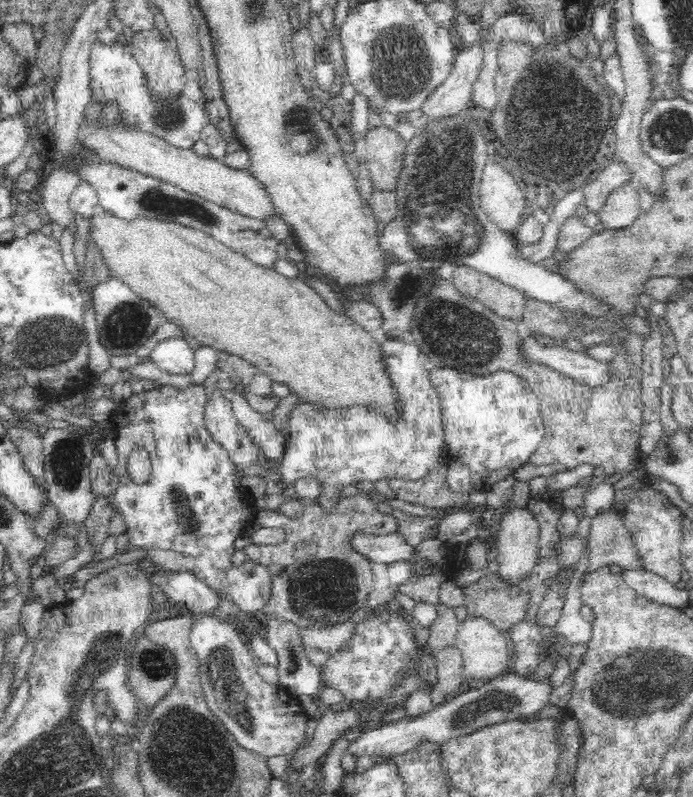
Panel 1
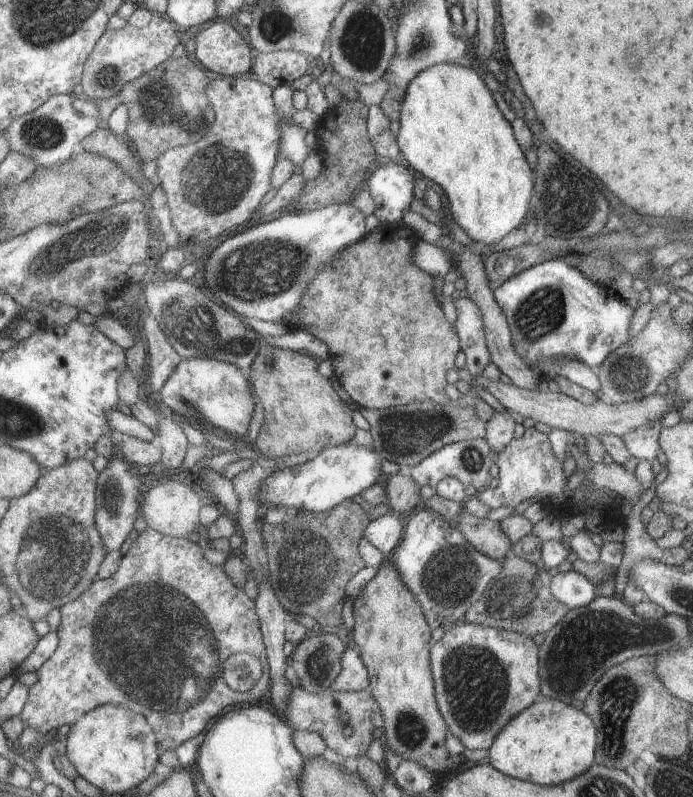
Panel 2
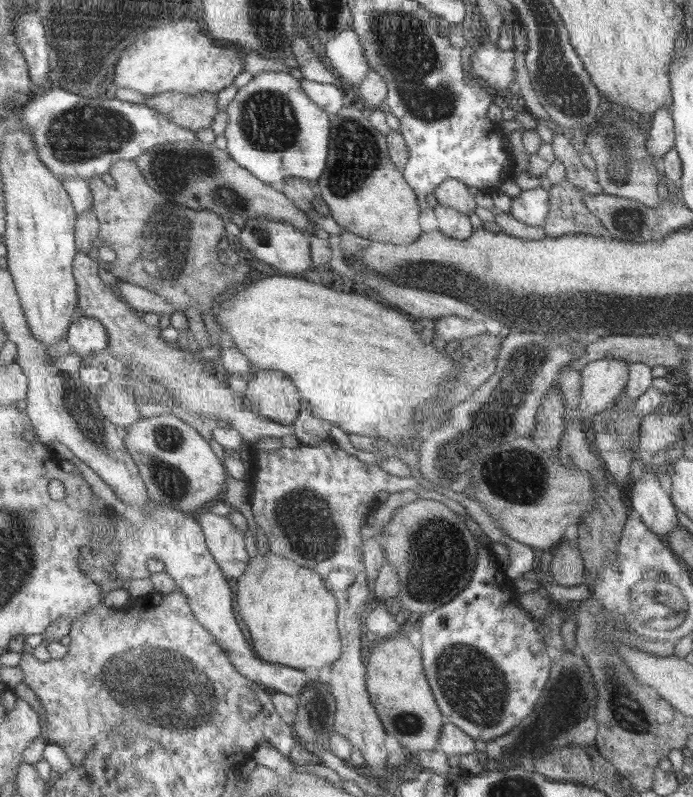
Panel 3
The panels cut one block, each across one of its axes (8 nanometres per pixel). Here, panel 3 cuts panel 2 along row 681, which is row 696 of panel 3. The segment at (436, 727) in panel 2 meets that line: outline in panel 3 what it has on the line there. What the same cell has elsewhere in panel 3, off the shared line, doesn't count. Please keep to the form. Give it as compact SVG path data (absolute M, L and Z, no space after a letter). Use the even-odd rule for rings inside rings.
M399 636L387 642L379 640L379 646L371 652L367 664L369 664L367 686L371 692L371 700L387 732L397 738L405 754L419 756L423 752L441 750L439 746L441 746L443 726L449 724L451 720L439 708L439 702L425 672L423 652L417 650L407 636Z

